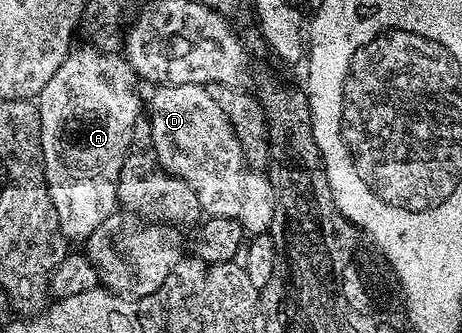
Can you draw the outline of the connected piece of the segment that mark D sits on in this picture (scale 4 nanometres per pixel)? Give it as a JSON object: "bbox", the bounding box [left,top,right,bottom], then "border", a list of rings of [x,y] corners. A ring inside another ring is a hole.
{"bbox":[150,84,274,234],"border":[[[163,84],[155,87],[150,96],[150,129],[154,153],[165,172],[178,176],[196,190],[196,198],[200,198],[200,206],[207,217],[219,216],[232,218],[240,222],[240,226],[250,234],[269,233],[274,217],[274,188],[266,172],[258,172],[246,165],[240,142],[228,122],[224,118],[224,110],[216,106],[212,94],[201,84]]]}

